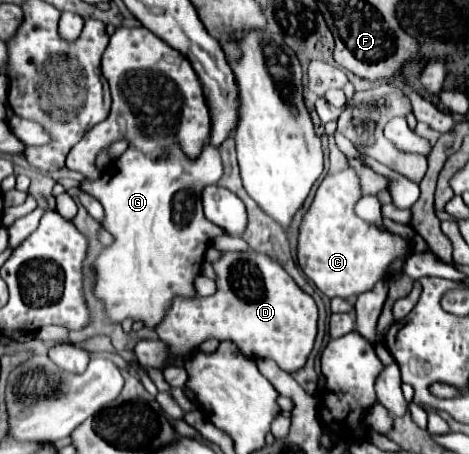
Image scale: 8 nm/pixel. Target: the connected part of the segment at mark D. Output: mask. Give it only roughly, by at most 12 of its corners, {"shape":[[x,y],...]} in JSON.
{"shape":[[227,251],[213,297],[177,297],[157,335],[301,369],[317,305],[261,253]]}

